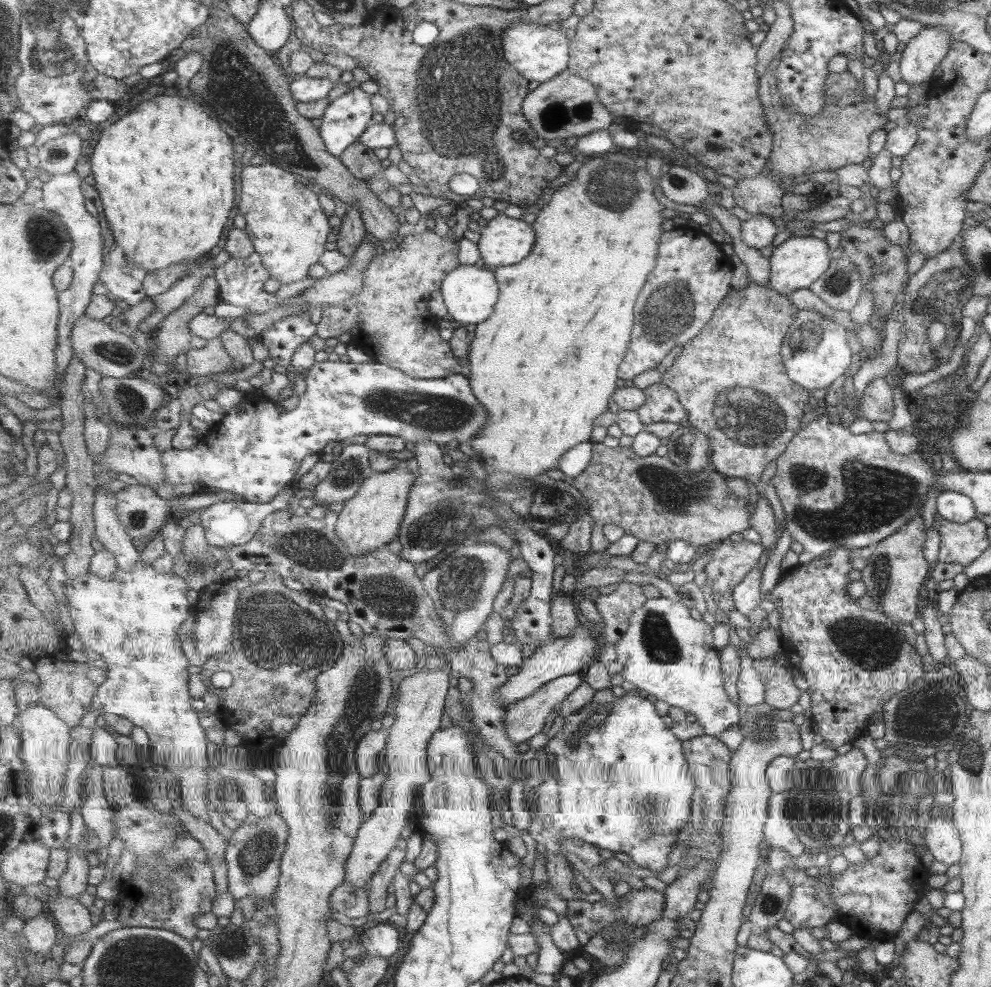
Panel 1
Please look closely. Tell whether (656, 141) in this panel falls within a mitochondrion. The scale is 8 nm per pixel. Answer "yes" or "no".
no

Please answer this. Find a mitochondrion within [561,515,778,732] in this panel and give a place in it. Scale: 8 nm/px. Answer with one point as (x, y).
(657, 640)

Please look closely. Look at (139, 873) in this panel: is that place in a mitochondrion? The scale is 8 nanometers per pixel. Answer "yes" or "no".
no

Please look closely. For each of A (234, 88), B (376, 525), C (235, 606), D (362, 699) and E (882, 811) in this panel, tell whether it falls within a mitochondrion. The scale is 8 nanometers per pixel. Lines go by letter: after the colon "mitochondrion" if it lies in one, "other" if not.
A: mitochondrion
B: other
C: mitochondrion
D: mitochondrion
E: other

